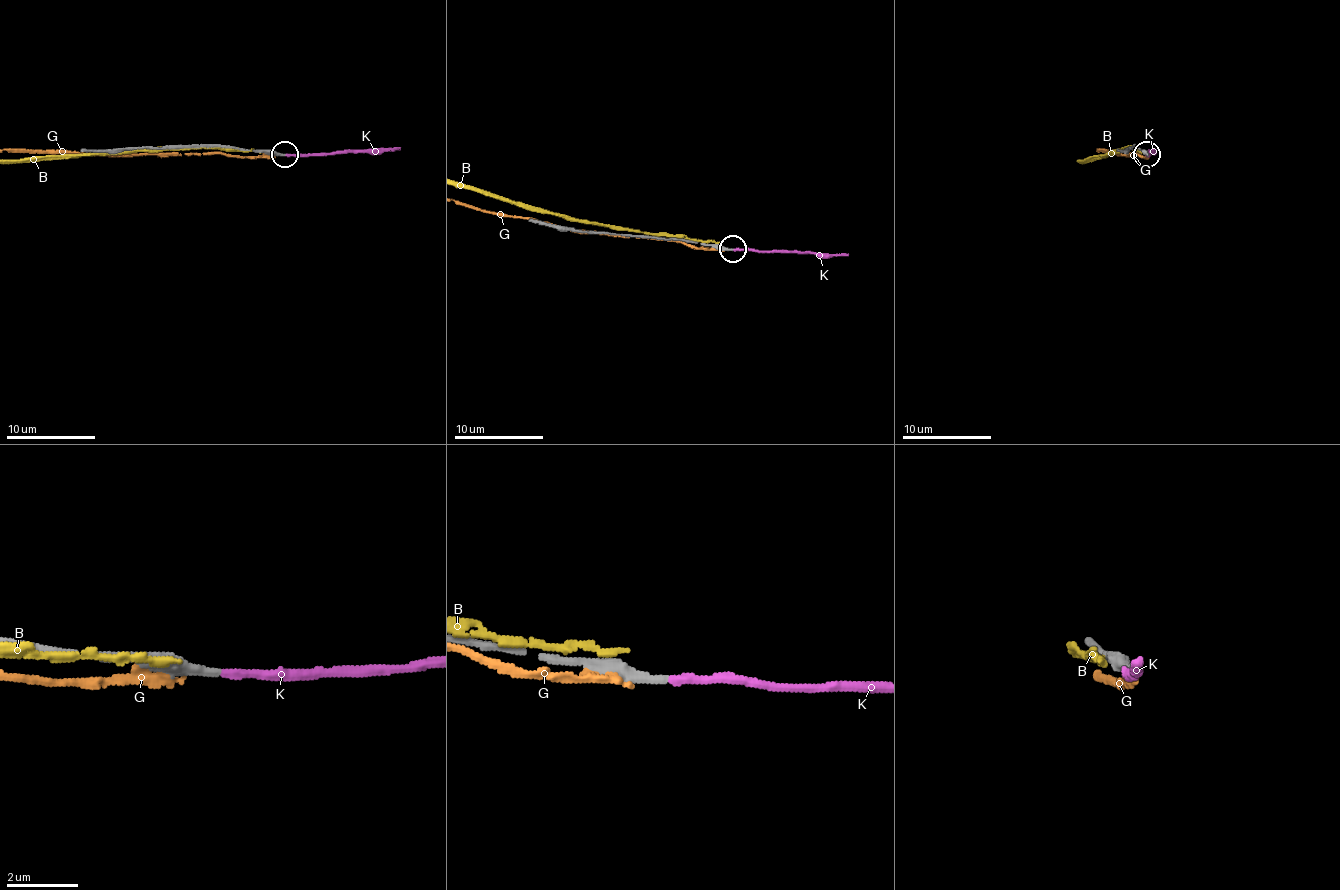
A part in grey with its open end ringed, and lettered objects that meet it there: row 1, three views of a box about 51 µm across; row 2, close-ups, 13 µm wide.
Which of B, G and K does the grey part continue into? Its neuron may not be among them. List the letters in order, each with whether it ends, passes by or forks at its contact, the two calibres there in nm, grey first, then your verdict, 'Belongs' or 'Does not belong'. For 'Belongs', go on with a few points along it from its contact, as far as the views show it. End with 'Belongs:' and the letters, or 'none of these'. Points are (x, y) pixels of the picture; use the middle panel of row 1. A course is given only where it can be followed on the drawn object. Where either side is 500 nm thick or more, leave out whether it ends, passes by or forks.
B: It ends there. Thickness 360 nm (grey) against 200 nm. Does not belong
G: It ends there. Thickness 360 nm (grey) against 340 nm. Does not belong
K: It ends there. Thickness 280 nm (grey) against 240 nm. Belongs. Its course: (732, 248), (848, 253)
Belongs: K

